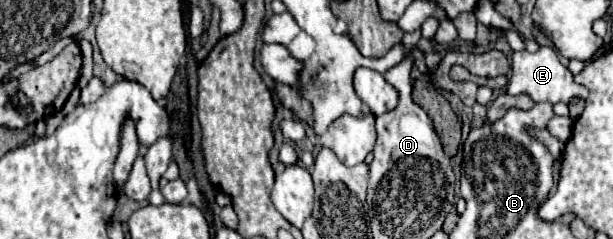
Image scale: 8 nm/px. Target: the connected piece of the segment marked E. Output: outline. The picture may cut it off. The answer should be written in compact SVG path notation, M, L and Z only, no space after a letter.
M540 47L536 53L528 53L528 51L518 51L512 55L512 75L506 87L508 95L520 95L520 93L528 93L534 101L550 101L550 103L568 103L574 97L586 99L588 97L588 89L584 85L574 83L572 73L568 71L568 67L564 67L556 55L556 51L552 47Z

